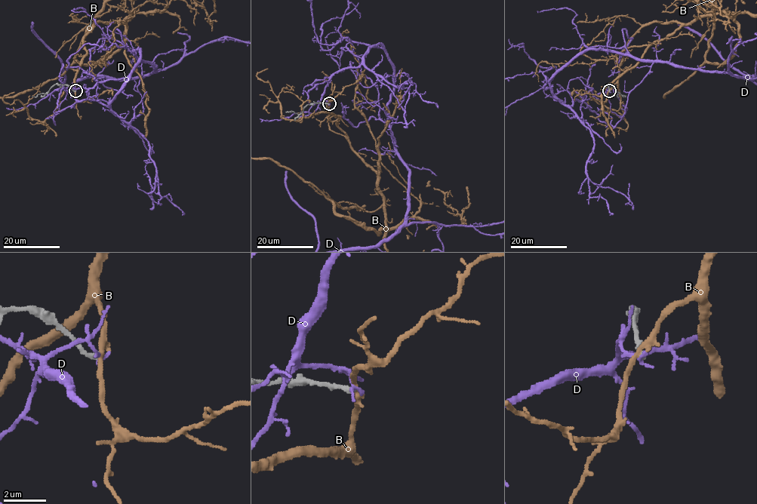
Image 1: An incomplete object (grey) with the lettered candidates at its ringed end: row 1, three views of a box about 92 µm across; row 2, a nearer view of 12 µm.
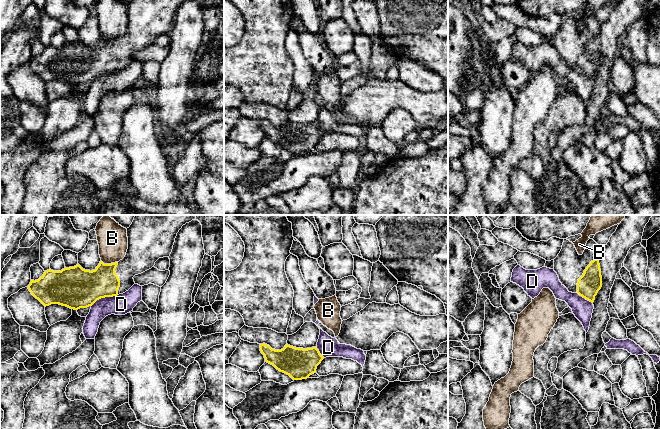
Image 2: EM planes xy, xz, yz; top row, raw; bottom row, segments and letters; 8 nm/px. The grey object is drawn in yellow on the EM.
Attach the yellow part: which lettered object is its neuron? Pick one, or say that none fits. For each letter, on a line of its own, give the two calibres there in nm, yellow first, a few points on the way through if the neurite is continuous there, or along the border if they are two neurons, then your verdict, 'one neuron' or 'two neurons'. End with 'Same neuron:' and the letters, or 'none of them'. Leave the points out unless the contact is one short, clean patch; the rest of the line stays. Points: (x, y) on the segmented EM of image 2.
B: 260/240 nm | along xy (101, 260), (104, 263), (117, 262) | two neurons
D: 320/160 nm | along xy (117, 294), (111, 297), (101, 297), (91, 306) | two neurons
Same neuron: none of them

